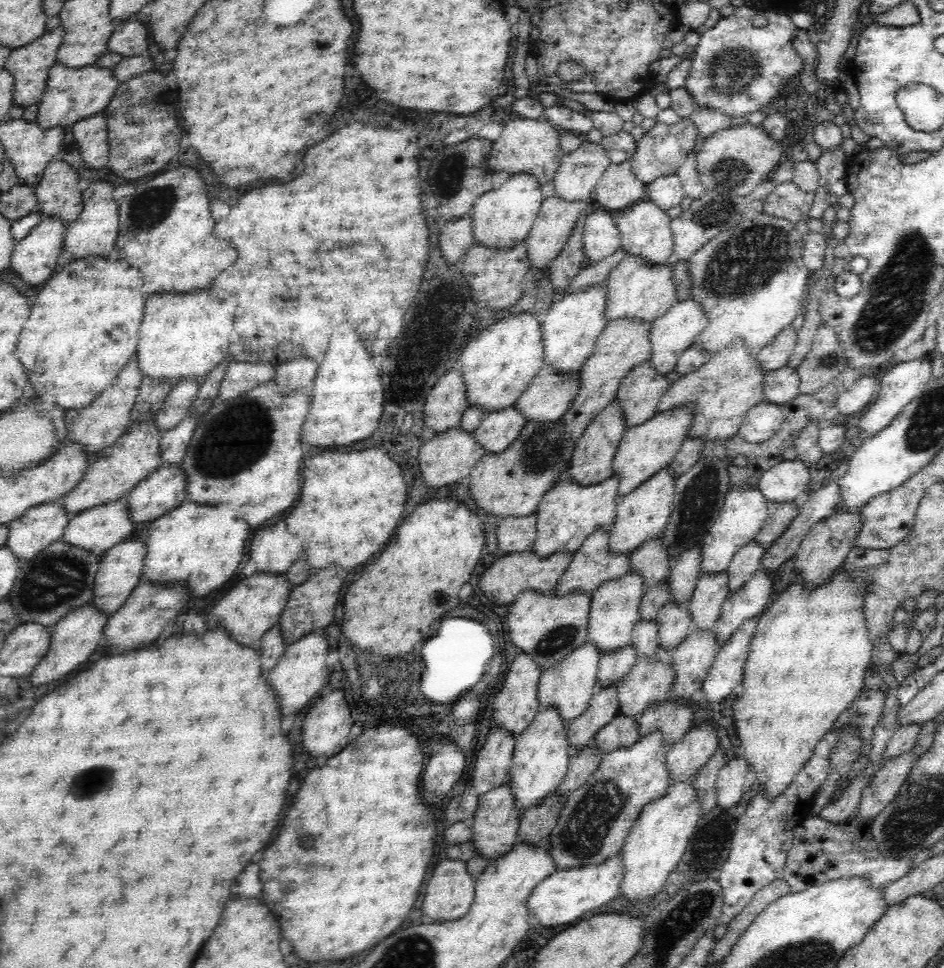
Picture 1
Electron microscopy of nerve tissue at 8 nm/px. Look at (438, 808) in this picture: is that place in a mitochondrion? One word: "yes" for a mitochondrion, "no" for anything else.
no

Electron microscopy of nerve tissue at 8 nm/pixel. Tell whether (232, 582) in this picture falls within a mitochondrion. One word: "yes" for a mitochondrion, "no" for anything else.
no

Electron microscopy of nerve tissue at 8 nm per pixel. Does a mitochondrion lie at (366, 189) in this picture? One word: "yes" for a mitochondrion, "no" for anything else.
no

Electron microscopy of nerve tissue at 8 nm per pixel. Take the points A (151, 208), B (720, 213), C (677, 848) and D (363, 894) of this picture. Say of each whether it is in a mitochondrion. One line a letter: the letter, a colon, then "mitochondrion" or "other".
A: mitochondrion
B: mitochondrion
C: other
D: other

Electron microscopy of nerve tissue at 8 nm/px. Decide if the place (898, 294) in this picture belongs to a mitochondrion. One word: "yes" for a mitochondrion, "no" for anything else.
yes

